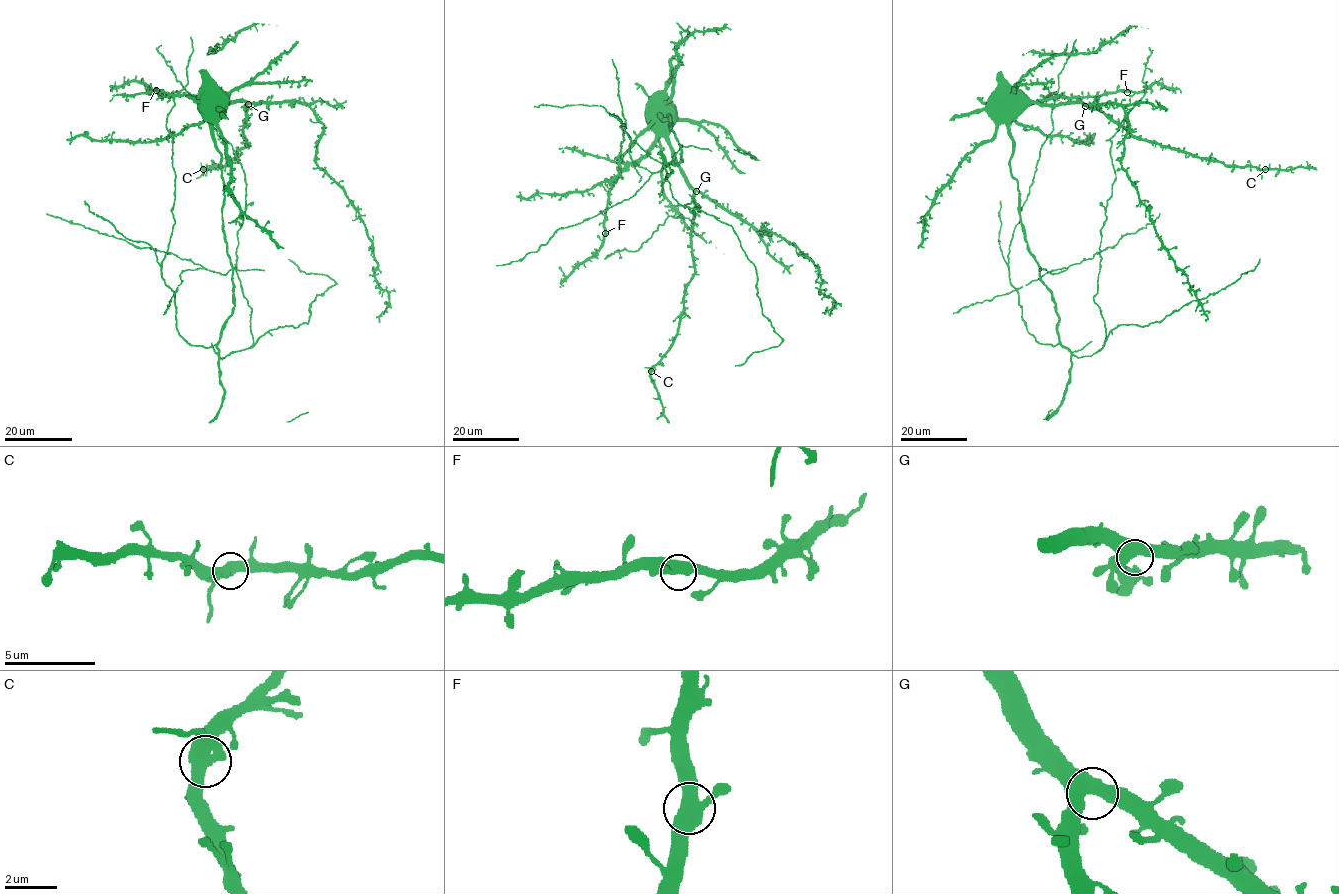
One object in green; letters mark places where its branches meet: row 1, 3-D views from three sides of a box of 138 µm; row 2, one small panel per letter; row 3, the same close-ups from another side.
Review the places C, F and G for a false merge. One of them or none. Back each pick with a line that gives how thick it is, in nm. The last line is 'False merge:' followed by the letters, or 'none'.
False merge: none

